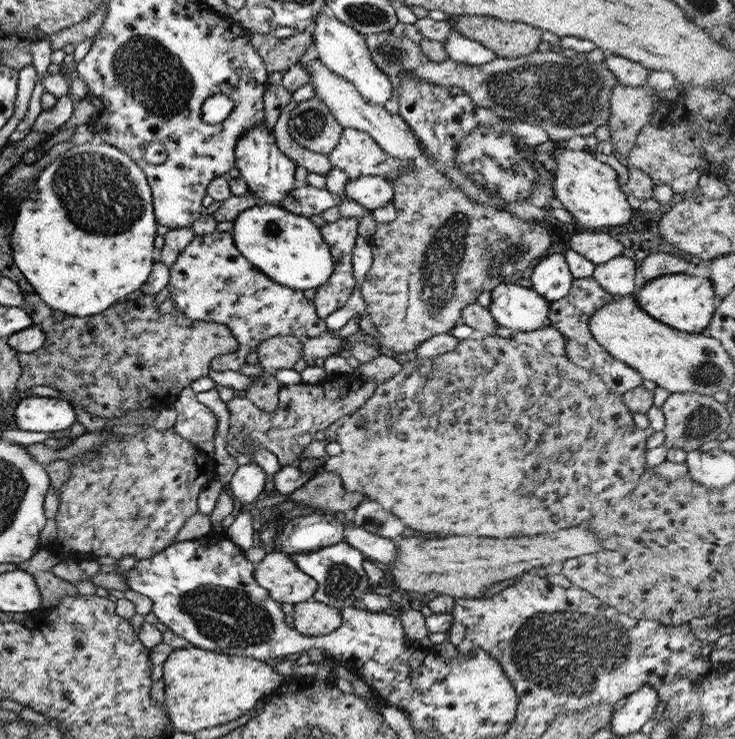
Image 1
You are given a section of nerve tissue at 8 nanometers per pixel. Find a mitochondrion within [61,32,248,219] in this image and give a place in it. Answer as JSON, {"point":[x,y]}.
{"point":[143,67]}

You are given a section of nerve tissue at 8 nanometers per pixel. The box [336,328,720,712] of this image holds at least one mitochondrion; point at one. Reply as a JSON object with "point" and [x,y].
{"point":[570,653]}

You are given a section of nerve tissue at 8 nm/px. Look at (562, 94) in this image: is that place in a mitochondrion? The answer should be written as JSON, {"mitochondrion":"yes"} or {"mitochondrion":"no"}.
{"mitochondrion":"yes"}

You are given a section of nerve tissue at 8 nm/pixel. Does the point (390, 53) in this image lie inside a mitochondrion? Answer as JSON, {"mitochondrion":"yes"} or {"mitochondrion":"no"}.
{"mitochondrion":"yes"}

